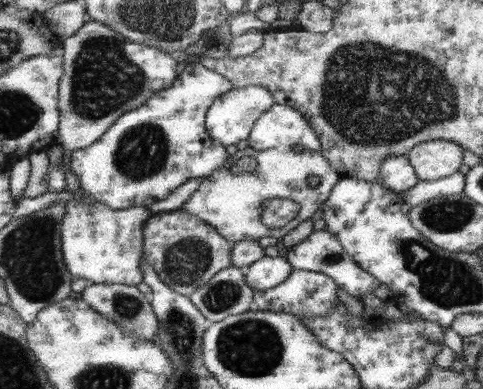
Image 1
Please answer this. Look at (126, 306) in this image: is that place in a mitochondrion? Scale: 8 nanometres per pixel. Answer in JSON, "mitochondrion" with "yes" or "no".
{"mitochondrion":"yes"}

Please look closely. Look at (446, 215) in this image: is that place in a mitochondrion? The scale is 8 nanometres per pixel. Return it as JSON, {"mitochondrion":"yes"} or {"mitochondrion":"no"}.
{"mitochondrion":"yes"}

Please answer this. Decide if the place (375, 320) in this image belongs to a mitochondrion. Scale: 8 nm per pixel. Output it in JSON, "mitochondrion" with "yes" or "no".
{"mitochondrion":"no"}

